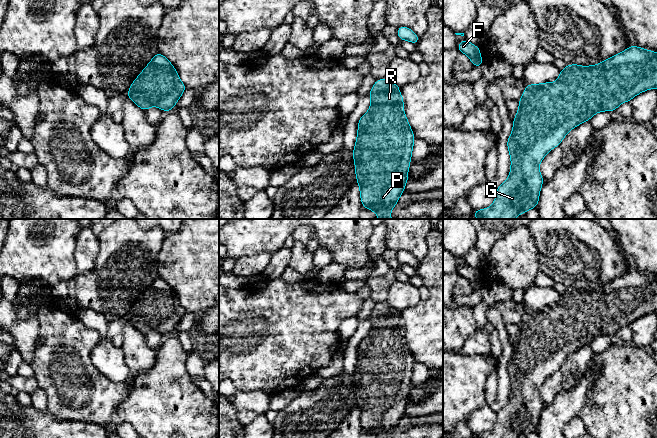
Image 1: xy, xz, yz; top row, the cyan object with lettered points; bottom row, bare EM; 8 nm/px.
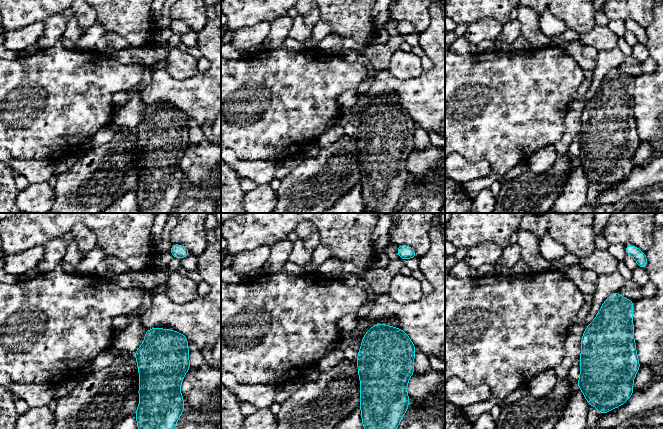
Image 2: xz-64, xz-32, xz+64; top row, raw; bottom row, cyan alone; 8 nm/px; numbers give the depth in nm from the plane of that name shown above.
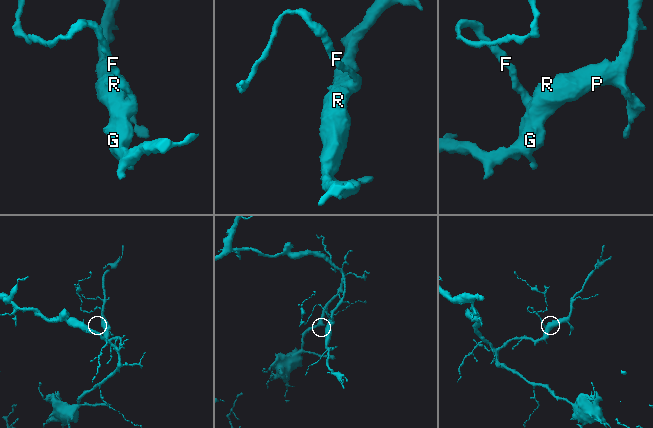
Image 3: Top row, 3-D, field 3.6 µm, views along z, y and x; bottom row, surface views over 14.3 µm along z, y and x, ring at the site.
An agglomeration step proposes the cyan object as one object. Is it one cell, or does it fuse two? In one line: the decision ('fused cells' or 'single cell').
single cell

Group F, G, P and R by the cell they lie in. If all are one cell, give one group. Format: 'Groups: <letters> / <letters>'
Groups: F G P R

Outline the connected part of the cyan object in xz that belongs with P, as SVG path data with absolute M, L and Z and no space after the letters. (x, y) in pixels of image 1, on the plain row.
M388 303L376 304L369 321L371 330L358 345L358 357L352 380L355 385L357 408L360 411L362 431L376 438L390 438L404 417L408 404L414 358L404 337L404 323L399 309Z

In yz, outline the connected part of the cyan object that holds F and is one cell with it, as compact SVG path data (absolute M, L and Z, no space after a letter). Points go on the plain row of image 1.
M468 264L460 266L457 270L458 274L466 278L473 287L474 291L481 291L483 285L480 279L480 272L470 267Z

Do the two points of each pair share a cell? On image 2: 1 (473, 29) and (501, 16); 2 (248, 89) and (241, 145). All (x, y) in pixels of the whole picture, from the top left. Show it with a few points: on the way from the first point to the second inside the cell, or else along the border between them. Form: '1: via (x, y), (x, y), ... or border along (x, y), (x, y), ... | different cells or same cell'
1: border along (472, 22), (483, 18), (495, 18), (502, 24) | different cells
2: via (248, 103), (248, 131) | same cell

